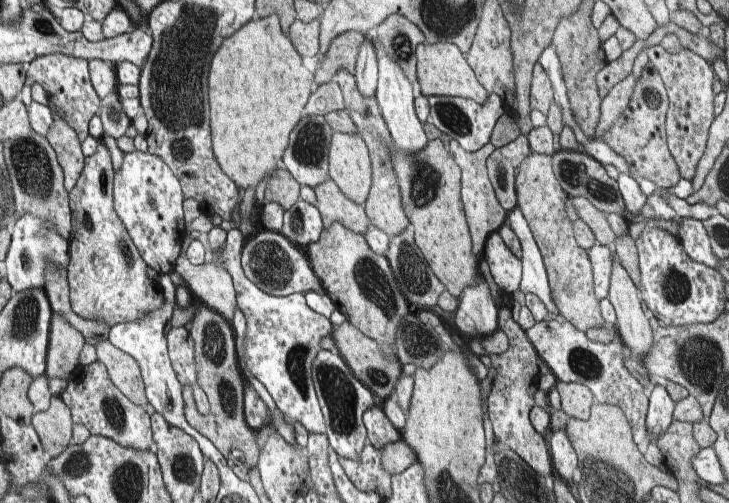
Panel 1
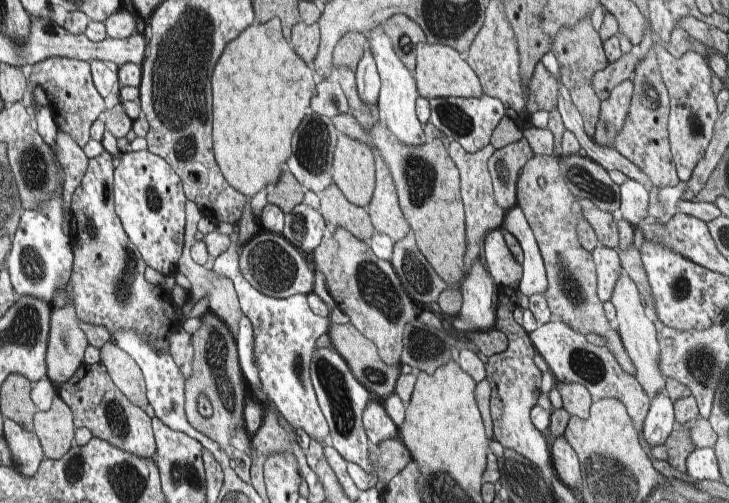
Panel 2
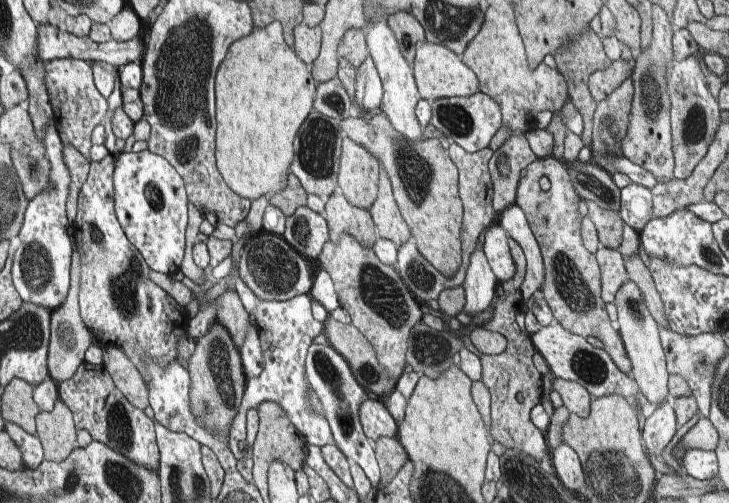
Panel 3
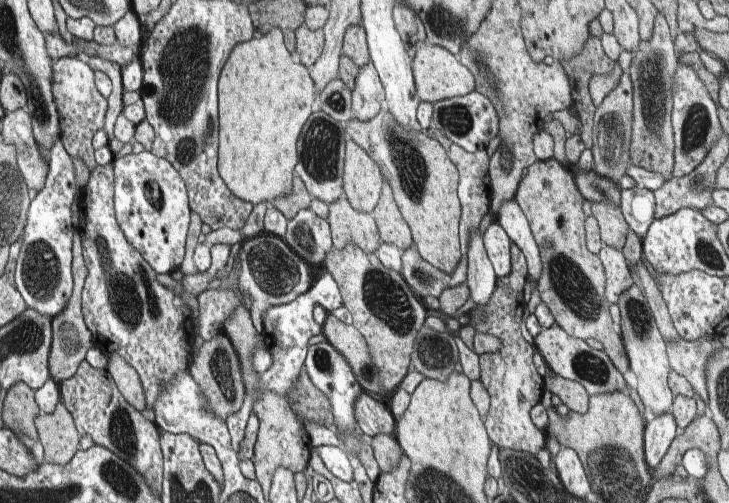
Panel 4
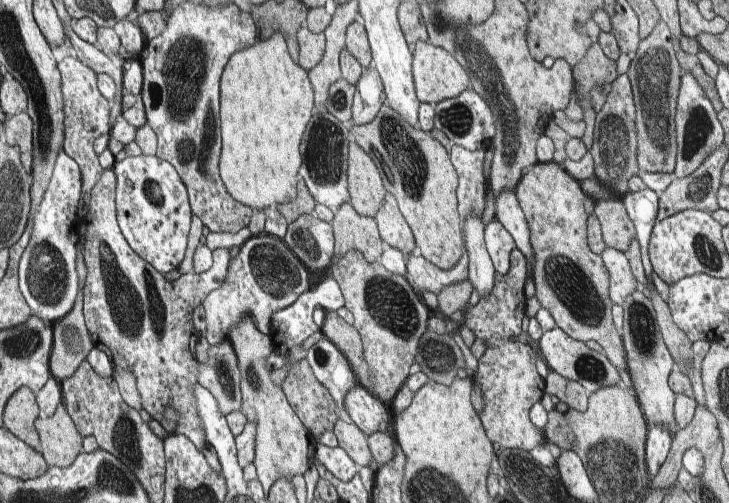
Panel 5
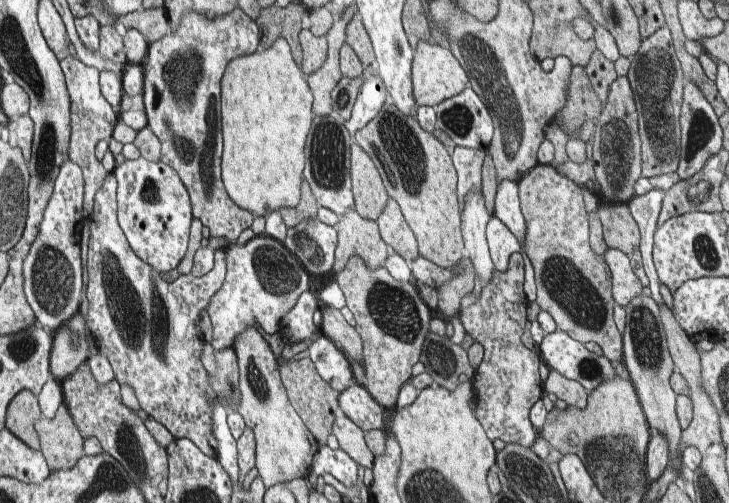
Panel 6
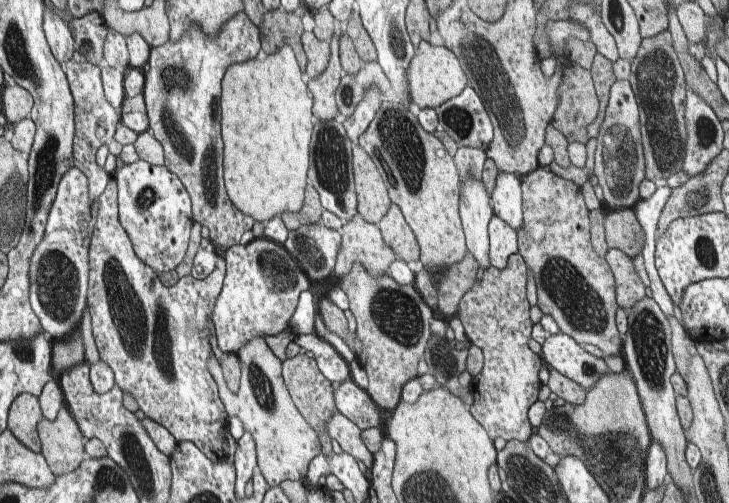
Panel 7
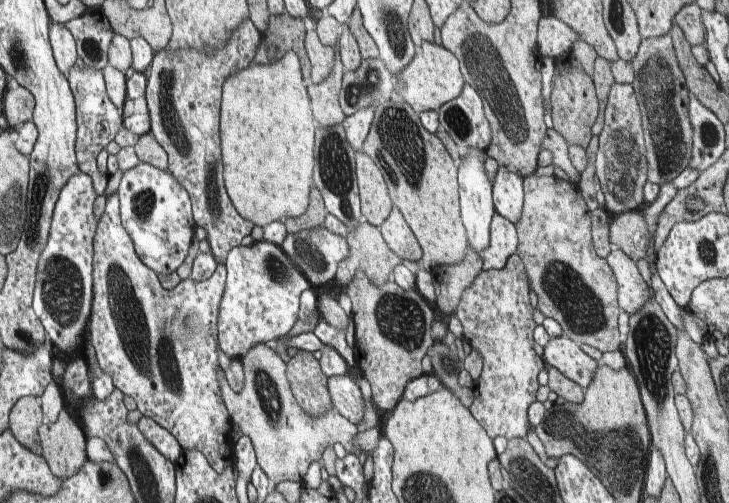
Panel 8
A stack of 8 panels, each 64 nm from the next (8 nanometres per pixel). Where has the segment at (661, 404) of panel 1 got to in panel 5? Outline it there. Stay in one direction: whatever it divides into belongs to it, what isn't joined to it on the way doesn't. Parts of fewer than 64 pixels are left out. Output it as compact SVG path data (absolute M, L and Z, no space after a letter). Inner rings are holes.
M666 424L653 425L646 436L646 461L650 475L655 476L669 454L674 434Z

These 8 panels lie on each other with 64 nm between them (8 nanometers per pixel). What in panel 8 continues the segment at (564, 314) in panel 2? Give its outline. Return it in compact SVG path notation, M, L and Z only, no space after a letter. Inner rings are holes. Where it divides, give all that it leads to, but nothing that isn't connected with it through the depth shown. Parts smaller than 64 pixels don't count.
M533 174L525 179L525 214L516 225L517 254L526 266L530 288L538 295L538 309L546 317L560 324L565 336L578 345L587 344L602 353L616 352L620 346L618 336L617 278L605 259L596 252L592 238L592 212L582 197L578 184L560 180L556 176Z

